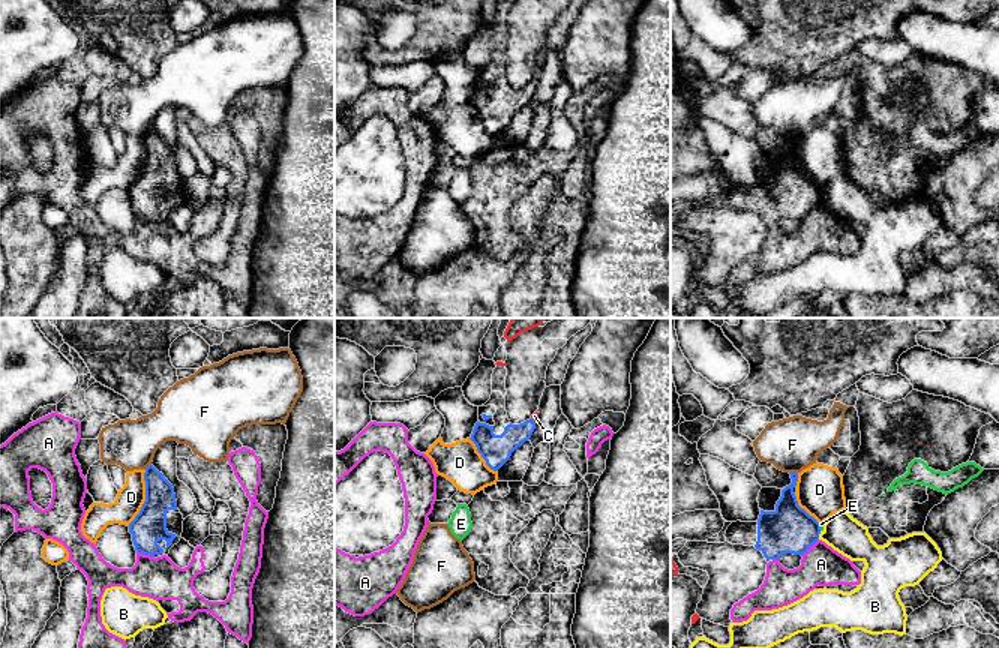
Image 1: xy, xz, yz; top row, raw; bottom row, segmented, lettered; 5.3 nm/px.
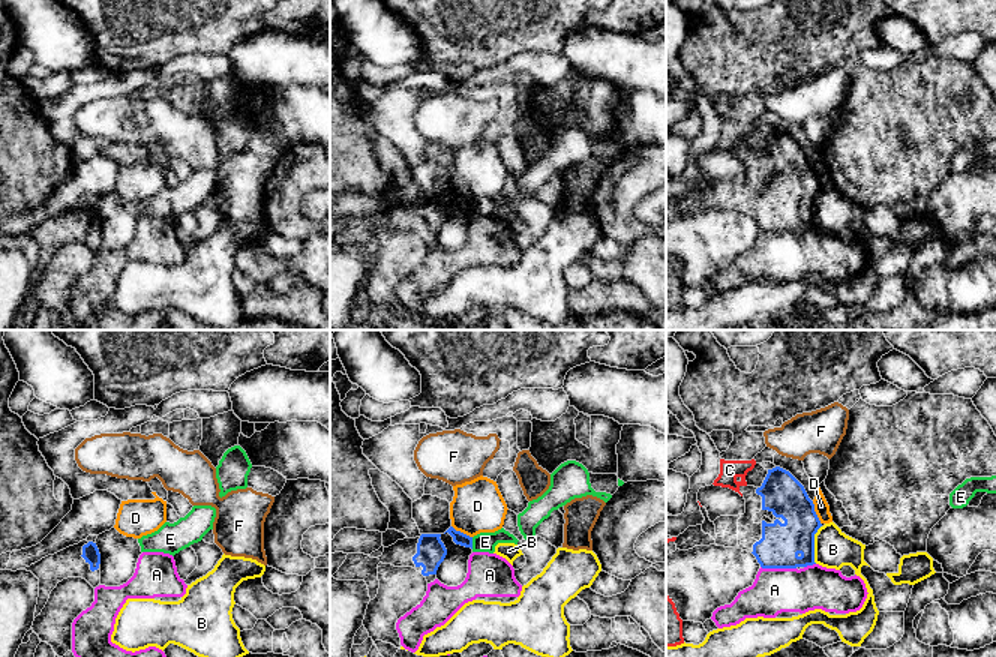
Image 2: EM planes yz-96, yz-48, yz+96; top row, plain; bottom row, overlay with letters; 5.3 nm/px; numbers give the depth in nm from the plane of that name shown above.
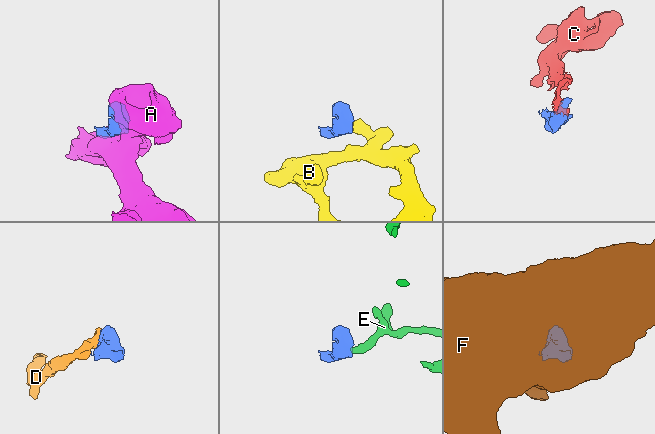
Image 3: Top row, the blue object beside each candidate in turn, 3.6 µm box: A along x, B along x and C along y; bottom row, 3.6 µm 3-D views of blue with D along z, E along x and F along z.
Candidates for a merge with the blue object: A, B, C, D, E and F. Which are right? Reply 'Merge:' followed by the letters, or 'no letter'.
Merge: C

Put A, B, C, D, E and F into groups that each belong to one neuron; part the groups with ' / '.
A / B / C / D / E / F

